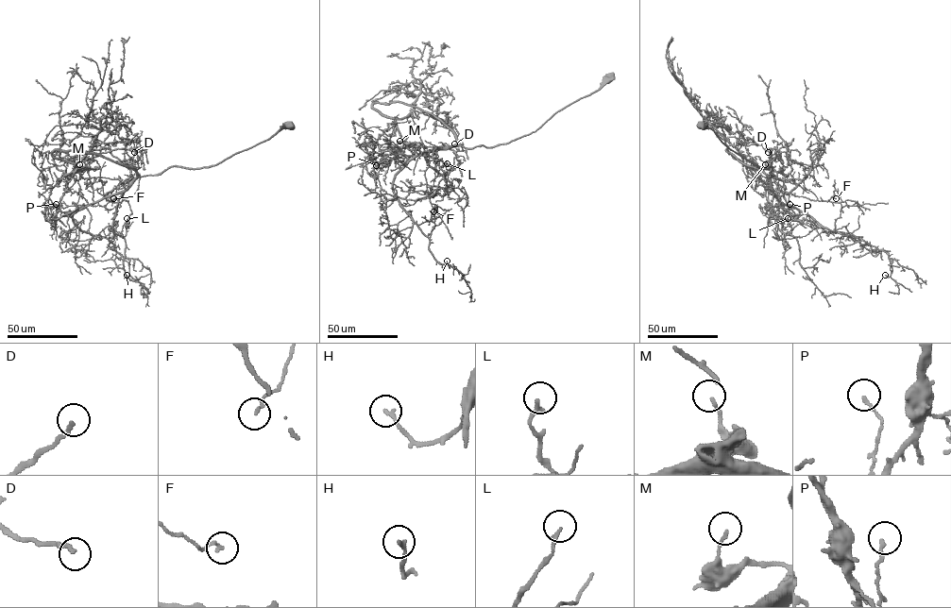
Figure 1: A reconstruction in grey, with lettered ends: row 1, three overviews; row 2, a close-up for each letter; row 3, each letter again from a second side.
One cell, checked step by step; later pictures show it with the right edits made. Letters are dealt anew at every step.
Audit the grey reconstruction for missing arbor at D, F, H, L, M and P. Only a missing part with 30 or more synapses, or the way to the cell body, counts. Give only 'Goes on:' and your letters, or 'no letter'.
Goes on: D

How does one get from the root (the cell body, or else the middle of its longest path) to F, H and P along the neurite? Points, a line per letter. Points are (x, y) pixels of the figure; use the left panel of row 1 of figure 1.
F: (288, 124), (214, 165), (170, 166), (138, 177), (124, 190), (105, 195), (108, 193), (106, 199), (113, 198)
H: (288, 124), (214, 165), (170, 166), (76, 209), (73, 221), (82, 230), (105, 236), (129, 261), (127, 275)
P: (288, 124), (214, 165), (170, 166), (161, 173), (138, 177), (124, 190), (75, 212), (58, 211), (56, 204)

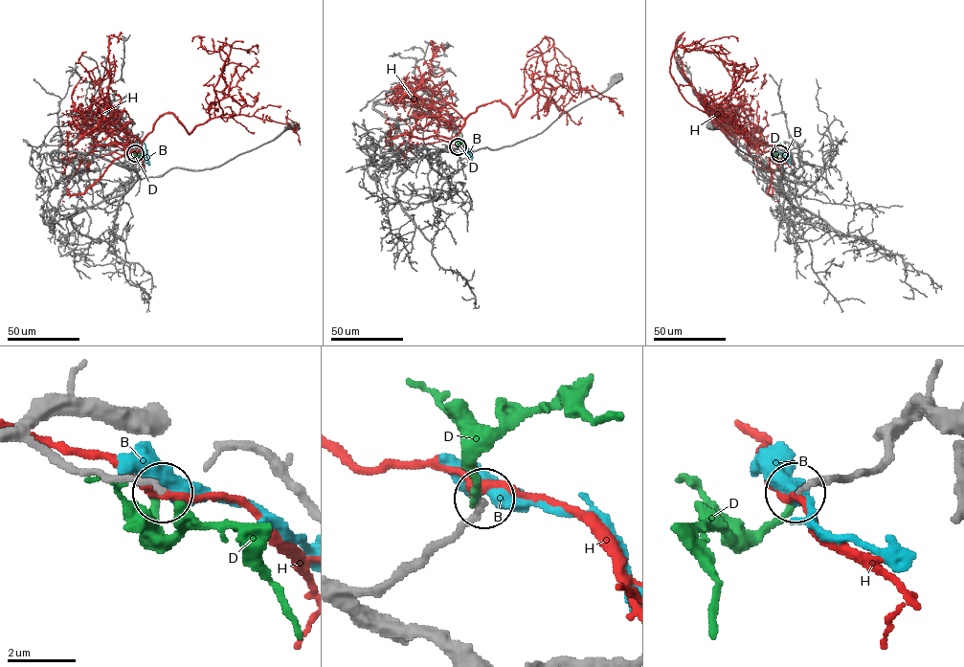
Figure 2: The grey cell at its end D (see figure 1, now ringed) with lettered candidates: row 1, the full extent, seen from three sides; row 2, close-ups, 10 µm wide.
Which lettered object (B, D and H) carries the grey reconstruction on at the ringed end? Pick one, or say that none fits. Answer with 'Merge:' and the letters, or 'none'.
Merge: none

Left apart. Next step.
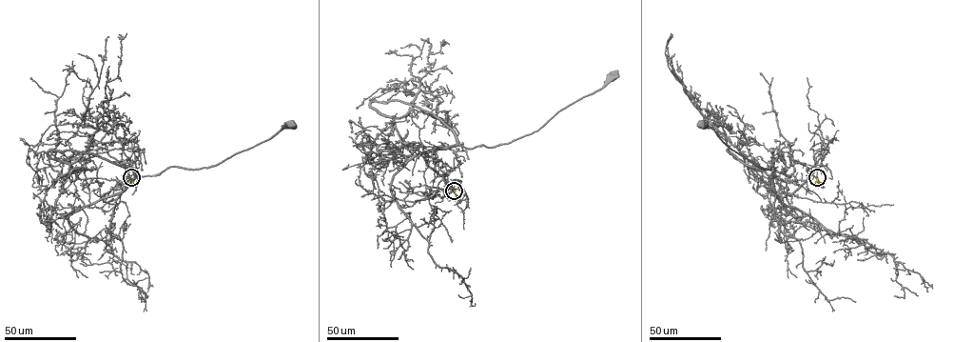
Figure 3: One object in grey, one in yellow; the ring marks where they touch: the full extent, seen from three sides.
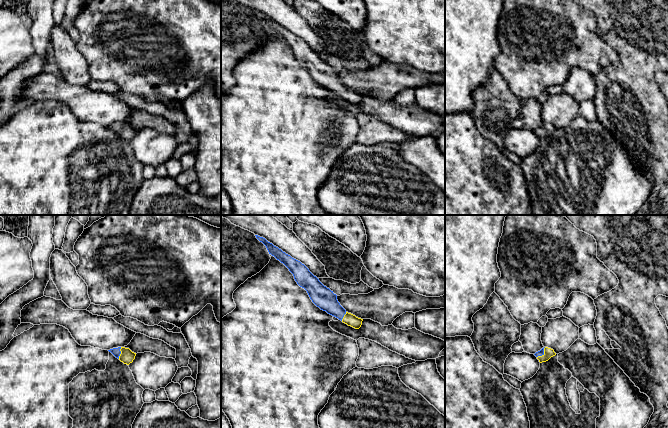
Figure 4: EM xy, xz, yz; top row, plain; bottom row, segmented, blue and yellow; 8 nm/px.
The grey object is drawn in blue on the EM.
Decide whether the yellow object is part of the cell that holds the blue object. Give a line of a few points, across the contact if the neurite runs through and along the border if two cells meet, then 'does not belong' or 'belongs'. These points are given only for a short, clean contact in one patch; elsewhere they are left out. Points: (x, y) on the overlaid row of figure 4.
line xy (116, 352), (120, 353), (127, 356); belongs

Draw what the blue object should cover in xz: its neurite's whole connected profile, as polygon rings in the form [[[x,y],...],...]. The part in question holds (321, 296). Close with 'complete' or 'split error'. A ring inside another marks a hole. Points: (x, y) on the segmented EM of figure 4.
[[[258,235],[255,236],[266,246],[269,254],[274,256],[289,269],[297,284],[307,291],[310,299],[317,307],[338,318],[348,326],[355,329],[361,327],[363,319],[348,313],[338,302],[337,295],[324,286],[304,264],[274,246],[265,238]]] | split error

